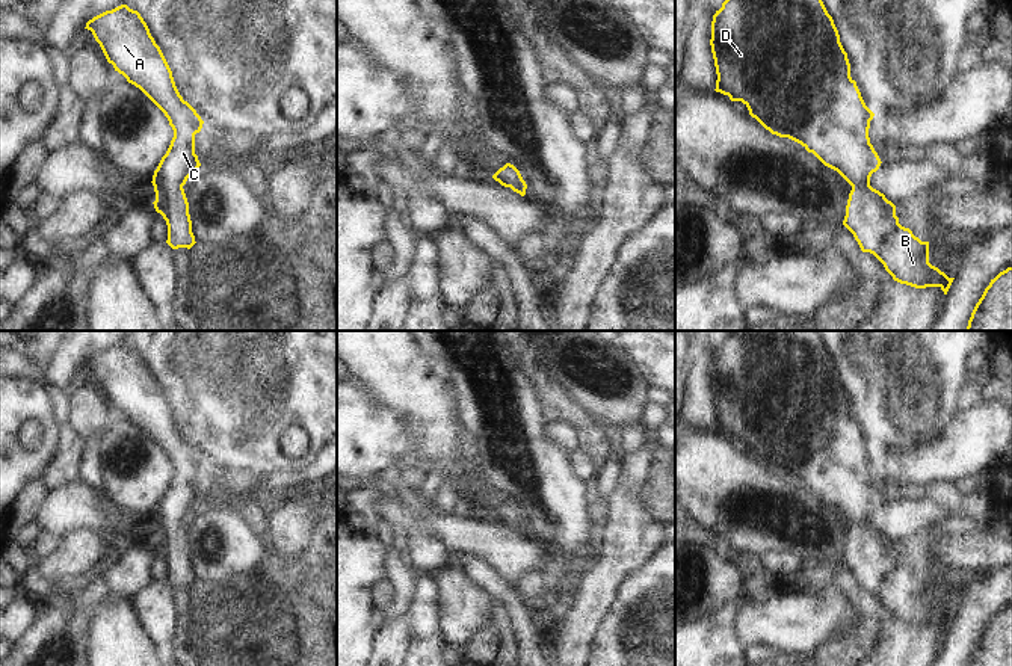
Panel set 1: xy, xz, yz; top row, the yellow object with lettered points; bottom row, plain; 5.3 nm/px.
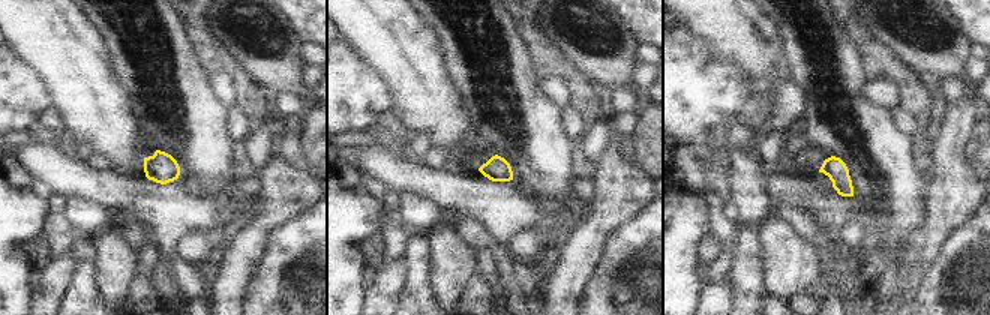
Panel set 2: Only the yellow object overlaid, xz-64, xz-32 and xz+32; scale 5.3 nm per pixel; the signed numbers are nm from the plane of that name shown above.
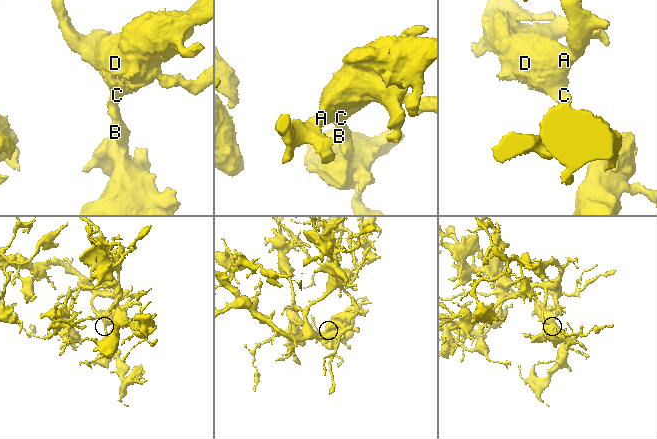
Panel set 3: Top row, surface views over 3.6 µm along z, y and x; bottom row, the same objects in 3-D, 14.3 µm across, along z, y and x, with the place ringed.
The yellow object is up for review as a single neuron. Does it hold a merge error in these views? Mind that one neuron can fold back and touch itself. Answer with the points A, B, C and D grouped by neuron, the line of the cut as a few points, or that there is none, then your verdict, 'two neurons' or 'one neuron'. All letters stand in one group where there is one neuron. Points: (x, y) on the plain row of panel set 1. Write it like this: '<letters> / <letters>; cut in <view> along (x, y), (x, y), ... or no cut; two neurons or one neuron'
A B C D; no cut; one neuron

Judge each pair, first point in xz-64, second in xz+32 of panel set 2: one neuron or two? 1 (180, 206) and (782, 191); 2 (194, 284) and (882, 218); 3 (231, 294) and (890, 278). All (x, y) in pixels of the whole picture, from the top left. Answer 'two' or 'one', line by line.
1: one
2: two
3: two

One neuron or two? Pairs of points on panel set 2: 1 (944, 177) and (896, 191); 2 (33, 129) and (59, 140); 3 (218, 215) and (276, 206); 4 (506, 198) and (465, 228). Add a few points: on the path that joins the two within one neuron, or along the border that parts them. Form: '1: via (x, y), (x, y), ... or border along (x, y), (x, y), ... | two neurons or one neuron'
1: border along (929, 180), (924, 189), (923, 216) | two neurons
2: via (39, 134), (53, 138) | one neuron
3: border along (258, 198), (258, 215), (245, 225) | two neurons
4: border along (449, 213), (458, 213), (477, 221), (500, 246) | two neurons

